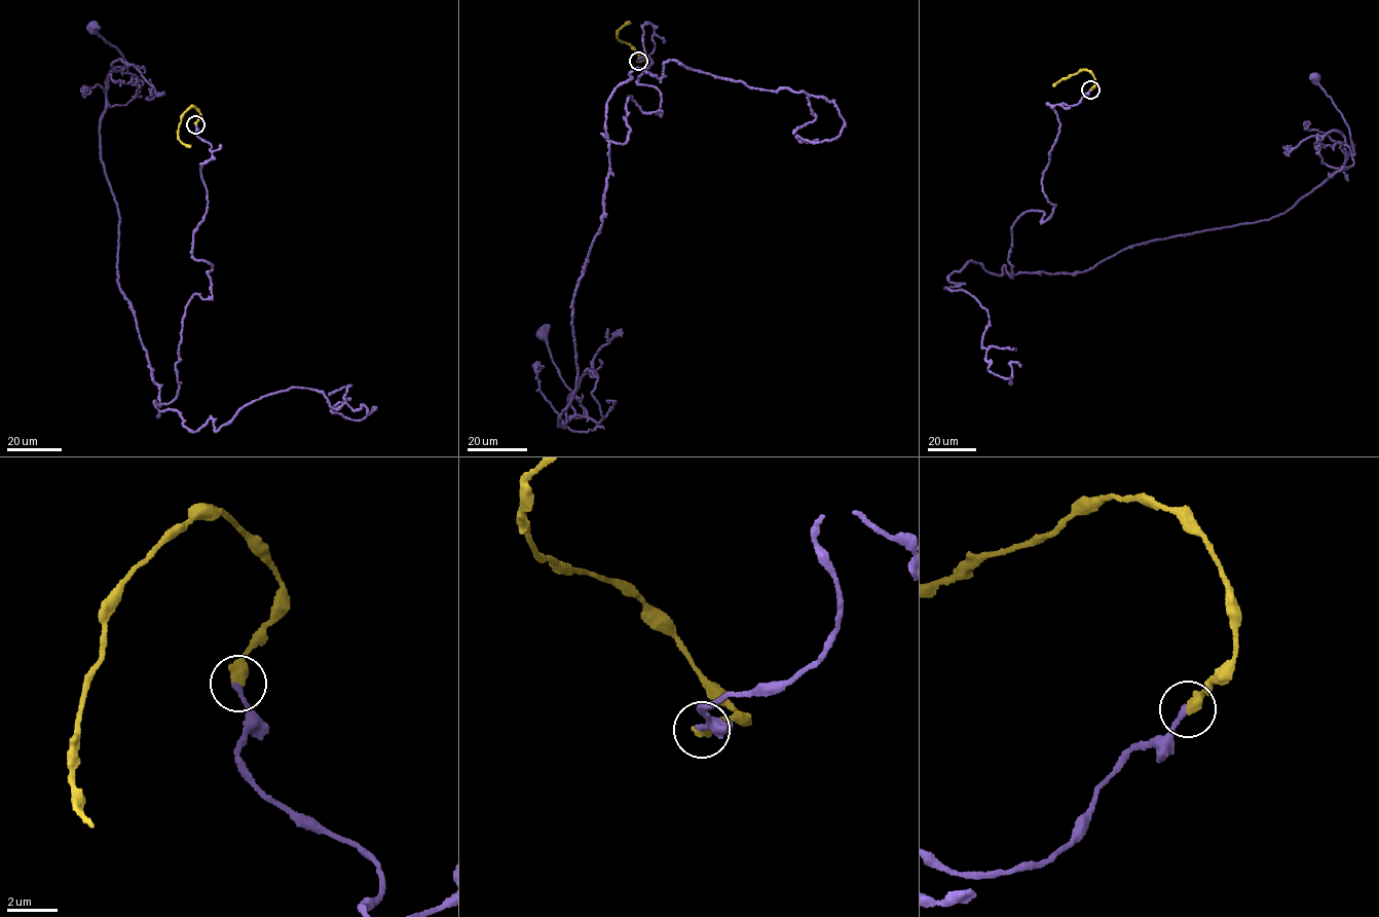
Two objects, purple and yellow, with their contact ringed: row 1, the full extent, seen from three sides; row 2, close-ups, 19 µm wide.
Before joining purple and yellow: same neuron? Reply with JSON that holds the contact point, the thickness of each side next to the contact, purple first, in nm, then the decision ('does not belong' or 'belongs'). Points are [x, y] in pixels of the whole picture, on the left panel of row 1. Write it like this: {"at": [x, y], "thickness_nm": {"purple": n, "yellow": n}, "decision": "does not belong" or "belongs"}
{"at": [195, 124], "thickness_nm": {"purple": 200, "yellow": 440}, "decision": "belongs"}

